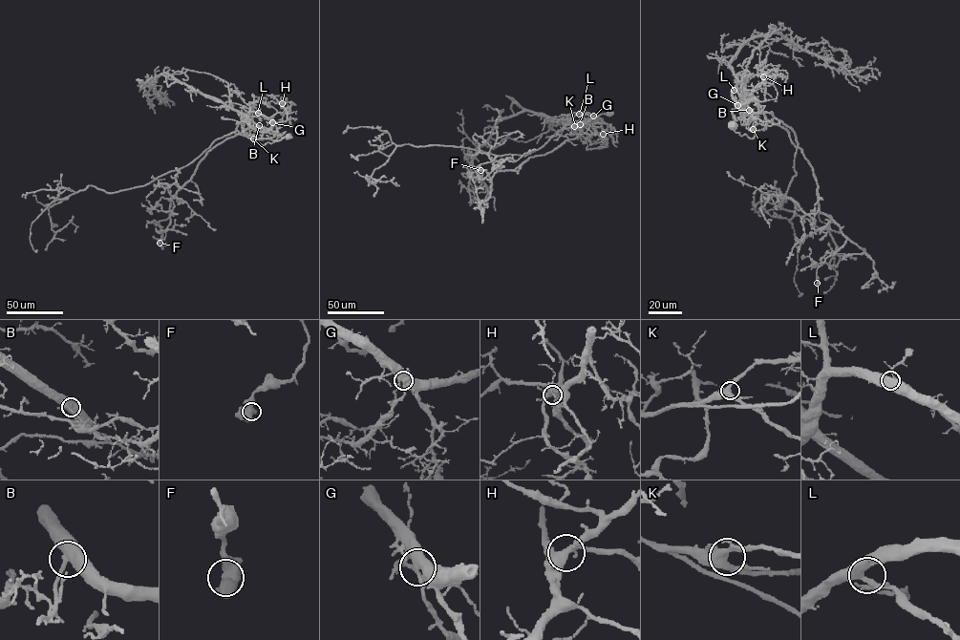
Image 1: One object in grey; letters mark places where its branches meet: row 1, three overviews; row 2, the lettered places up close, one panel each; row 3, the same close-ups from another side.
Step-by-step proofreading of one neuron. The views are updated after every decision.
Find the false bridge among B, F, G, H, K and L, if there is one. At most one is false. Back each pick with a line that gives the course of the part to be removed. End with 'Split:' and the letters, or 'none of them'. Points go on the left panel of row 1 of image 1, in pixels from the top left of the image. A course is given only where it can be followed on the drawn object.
G: Course of the part to remove: (272, 122), (250, 112), (143, 185), (89, 185), (49, 207), (53, 229), (72, 222), (74, 232)
Split: G

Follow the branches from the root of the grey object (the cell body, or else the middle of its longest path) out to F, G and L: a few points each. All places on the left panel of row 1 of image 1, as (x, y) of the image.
F: (288, 136), (262, 145), (242, 133), (244, 120), (260, 128), (207, 153), (170, 200), (160, 243)
G: (288, 136), (262, 145), (242, 133), (241, 123), (244, 120), (250, 119), (266, 130), (272, 122)
L: (288, 136), (264, 145), (247, 138), (242, 133), (241, 123), (250, 112), (258, 113)

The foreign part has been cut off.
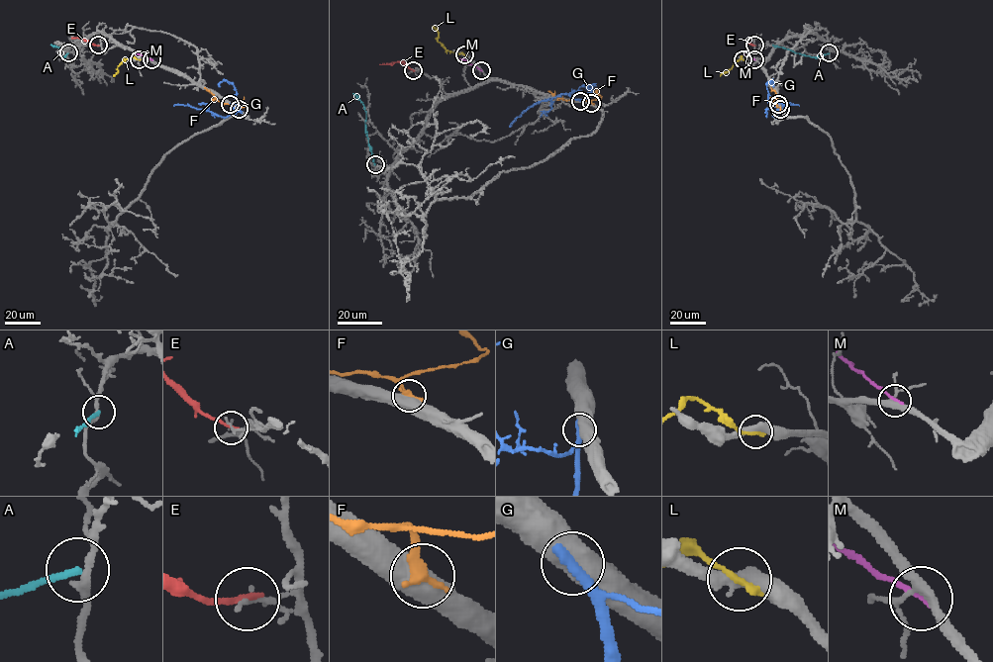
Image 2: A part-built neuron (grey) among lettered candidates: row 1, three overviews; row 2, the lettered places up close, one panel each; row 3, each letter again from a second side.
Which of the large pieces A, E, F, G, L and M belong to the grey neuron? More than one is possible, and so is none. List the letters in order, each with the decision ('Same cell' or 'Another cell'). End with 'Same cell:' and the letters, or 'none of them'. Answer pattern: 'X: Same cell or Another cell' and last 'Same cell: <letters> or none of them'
A: Another cell
E: Another cell
F: Another cell
G: Same cell
L: Another cell
M: Another cell
Same cell: G

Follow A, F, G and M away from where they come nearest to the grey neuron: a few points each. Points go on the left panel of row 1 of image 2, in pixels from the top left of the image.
A: (67, 52), (63, 56), (59, 47), (50, 45)
F: (239, 110), (217, 101), (204, 87)
G: (230, 104), (232, 112), (224, 117), (188, 105), (173, 106)
M: (151, 59), (135, 54)

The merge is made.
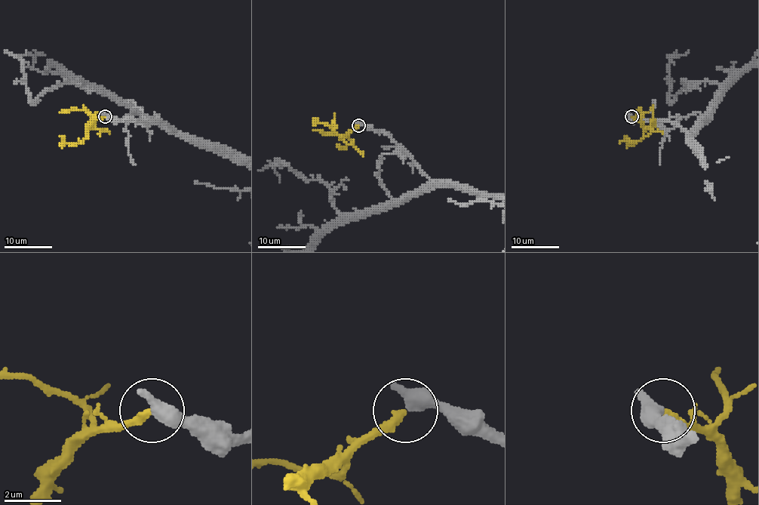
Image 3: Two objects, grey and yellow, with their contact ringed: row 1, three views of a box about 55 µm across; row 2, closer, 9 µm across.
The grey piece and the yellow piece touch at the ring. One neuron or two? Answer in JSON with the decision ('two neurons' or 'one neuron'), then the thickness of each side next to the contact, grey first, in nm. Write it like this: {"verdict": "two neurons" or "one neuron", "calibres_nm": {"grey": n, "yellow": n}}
{"verdict": "one neuron", "calibres_nm": {"grey": 550, "yellow": 280}}

